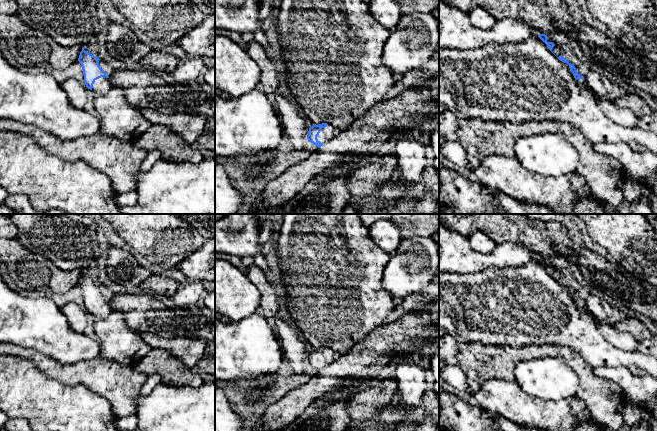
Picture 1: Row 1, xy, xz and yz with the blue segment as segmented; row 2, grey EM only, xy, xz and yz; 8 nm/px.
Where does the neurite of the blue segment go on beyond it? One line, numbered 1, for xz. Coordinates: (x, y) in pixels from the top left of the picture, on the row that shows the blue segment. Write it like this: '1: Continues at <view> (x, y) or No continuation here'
1: Continues at xz (327, 133)

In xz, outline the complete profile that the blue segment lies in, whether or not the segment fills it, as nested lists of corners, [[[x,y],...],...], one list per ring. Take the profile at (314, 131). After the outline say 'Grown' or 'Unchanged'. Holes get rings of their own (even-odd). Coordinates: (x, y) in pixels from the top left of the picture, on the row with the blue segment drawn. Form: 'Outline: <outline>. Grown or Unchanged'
Outline: [[[322,123],[319,125],[313,125],[308,131],[308,142],[315,144],[320,148],[324,143],[332,139],[337,134],[336,129],[327,124]]]. Grown

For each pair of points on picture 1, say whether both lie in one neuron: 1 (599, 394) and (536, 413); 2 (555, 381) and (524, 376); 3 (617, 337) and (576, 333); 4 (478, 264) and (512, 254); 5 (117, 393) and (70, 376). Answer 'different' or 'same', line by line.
1: different
2: same
3: different
4: same
5: same

